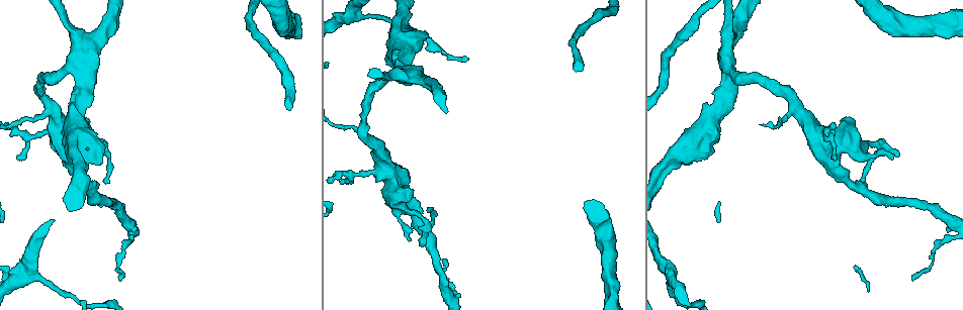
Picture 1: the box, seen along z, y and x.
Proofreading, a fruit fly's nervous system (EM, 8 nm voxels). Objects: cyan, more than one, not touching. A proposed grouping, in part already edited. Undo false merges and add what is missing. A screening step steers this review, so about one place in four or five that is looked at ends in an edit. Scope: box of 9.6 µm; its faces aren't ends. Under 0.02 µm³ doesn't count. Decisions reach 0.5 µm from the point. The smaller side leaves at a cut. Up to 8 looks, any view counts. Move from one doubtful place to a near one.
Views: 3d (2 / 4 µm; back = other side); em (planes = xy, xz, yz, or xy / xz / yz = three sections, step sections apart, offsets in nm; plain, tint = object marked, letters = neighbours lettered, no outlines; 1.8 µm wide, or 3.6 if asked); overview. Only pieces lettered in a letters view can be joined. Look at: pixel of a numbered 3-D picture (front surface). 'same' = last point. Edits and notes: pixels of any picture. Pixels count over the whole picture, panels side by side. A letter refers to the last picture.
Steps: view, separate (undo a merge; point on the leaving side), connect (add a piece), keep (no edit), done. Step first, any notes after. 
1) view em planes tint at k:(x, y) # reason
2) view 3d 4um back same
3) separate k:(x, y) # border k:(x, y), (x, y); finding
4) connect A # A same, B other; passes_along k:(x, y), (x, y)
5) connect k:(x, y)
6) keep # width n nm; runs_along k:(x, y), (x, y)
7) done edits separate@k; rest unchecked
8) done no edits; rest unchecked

view em planes tint at 1:(727, 64) # four arms meet

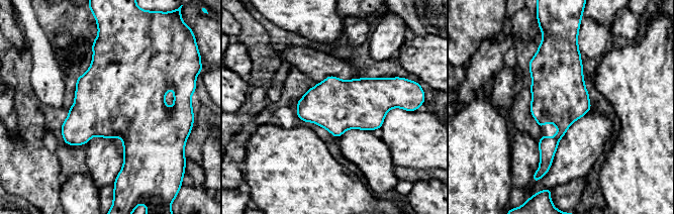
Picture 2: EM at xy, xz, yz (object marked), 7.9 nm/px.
view em planes letters same

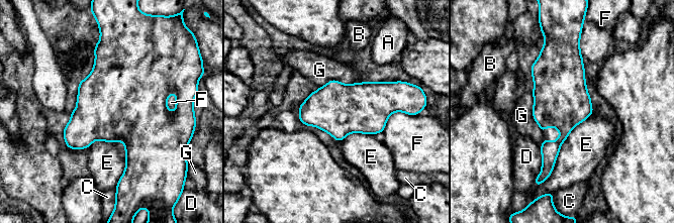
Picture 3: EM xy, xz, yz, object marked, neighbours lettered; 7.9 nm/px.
keep # width 420 nm; A other, B other, C other, D other, E other, F other, G other; border 3:(93, 140), (123, 144), (118, 181); one neuron here

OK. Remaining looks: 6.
view 3d 4um at 1:(373, 145) # two arms in line, one across

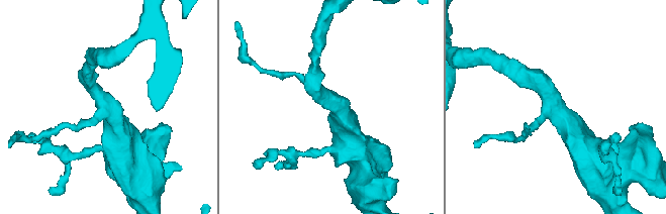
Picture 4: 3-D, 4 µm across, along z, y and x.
view em xz step 16 tint at 4:(108, 107) # arms 3

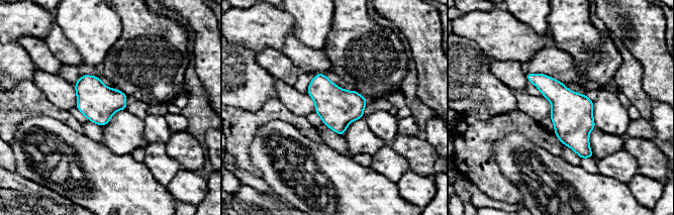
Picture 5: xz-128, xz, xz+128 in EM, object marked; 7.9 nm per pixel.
view em planes letters same

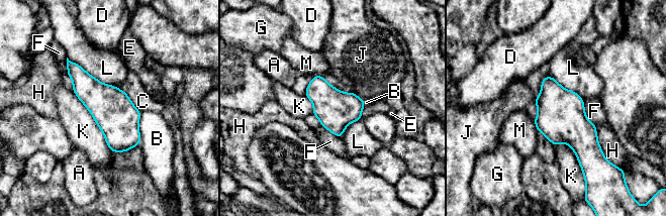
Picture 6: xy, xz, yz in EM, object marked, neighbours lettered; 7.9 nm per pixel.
keep # width 320 nm; A other, B other, C other, D other, E other, F other, G other, H other, J other, K other, L other, M other; border 6:(73, 90), (91, 114), (112, 151); all the same neuron

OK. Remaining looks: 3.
view em planes plain at 1:(679, 150) # branch point

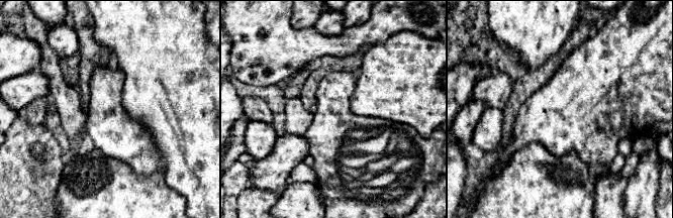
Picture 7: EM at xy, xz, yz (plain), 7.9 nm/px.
view em planes letters same

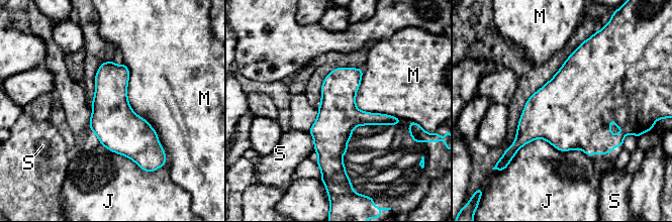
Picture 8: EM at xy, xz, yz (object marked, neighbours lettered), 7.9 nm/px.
keep # J other, M other, S other; one neuron here

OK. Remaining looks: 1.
done no edits; rest unchecked

